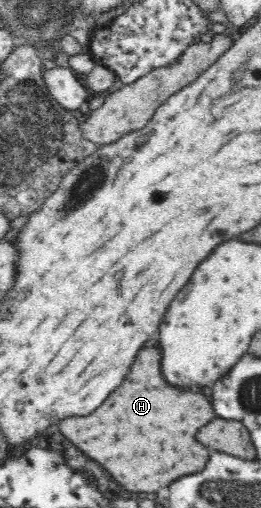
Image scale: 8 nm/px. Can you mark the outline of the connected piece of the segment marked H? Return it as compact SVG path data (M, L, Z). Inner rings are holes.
M142 348L132 364L124 384L114 390L108 400L90 416L66 418L60 422L60 432L88 458L98 462L112 478L128 492L158 492L180 476L200 472L208 460L208 450L196 442L196 432L216 418L212 404L198 392L172 388L160 372L160 352L156 348Z

